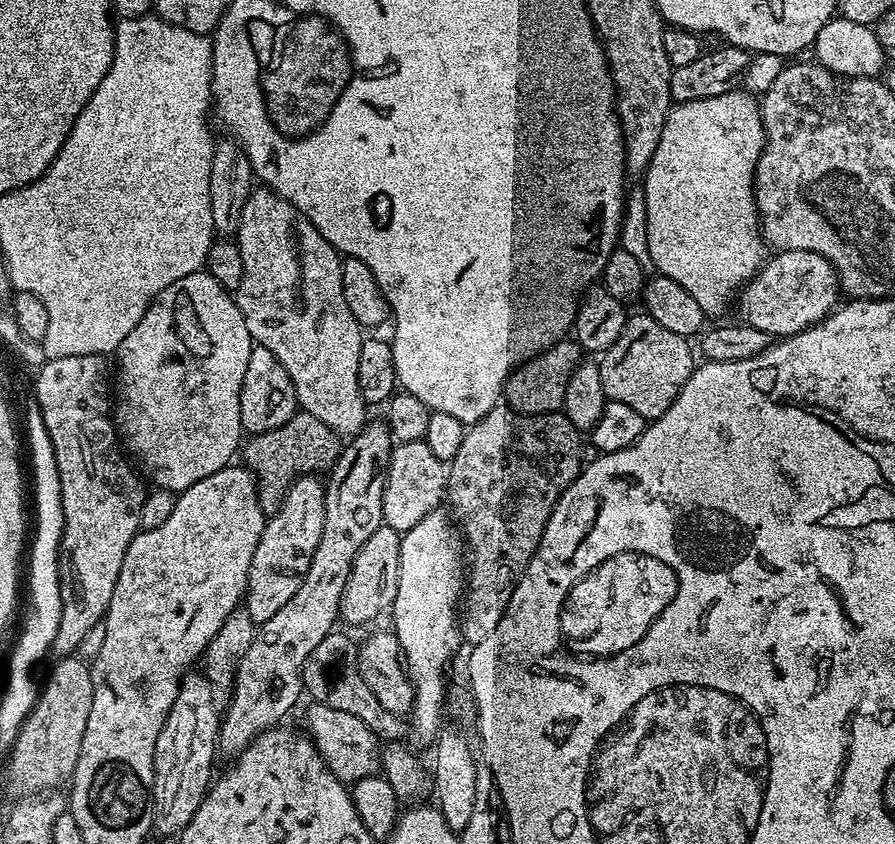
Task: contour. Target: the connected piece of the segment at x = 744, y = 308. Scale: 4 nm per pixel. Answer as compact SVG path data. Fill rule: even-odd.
M786 250L776 252L773 257L765 259L756 275L744 284L738 303L743 323L762 330L770 338L783 338L813 328L826 319L837 307L842 289L835 266L822 254Z

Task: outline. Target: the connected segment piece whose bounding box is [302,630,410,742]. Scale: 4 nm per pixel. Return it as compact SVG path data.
M333 630L310 650L310 658L306 658L304 663L304 678L302 688L305 693L312 695L311 699L318 704L325 704L334 710L343 710L346 714L354 714L366 726L370 726L377 738L384 742L400 742L405 739L404 735L409 735L410 724L404 716L394 714L378 702L378 698L370 686L366 686L366 681L362 679L362 674L356 665L356 654L358 651L357 641L351 640L346 633L341 630Z

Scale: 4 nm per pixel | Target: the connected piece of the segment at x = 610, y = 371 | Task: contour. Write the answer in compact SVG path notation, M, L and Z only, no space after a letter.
M646 314L629 315L626 326L614 342L599 357L602 390L608 400L631 406L637 414L642 414L645 422L662 418L678 398L682 386L694 371L692 348L685 337L665 330Z

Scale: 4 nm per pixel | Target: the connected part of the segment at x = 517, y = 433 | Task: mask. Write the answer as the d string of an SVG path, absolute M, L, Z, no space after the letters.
M501 402L490 410L490 414L486 414L476 424L471 425L465 431L462 438L462 445L458 449L458 453L454 459L448 464L445 479L445 495L446 502L452 518L461 530L464 537L465 547L468 553L468 563L466 566L466 587L462 593L462 619L460 620L460 634L463 643L468 646L474 646L478 642L484 641L496 627L502 618L502 614L506 610L506 606L510 602L510 598L516 589L516 583L524 575L525 569L528 568L529 562L532 560L533 554L540 544L541 535L544 533L545 524L550 518L550 514L554 510L560 495L571 486L572 481L580 475L582 467L582 434L570 422L570 418L564 416L563 411L559 412L543 412L537 416L528 416L524 412L516 412L513 408L509 408L507 403Z

